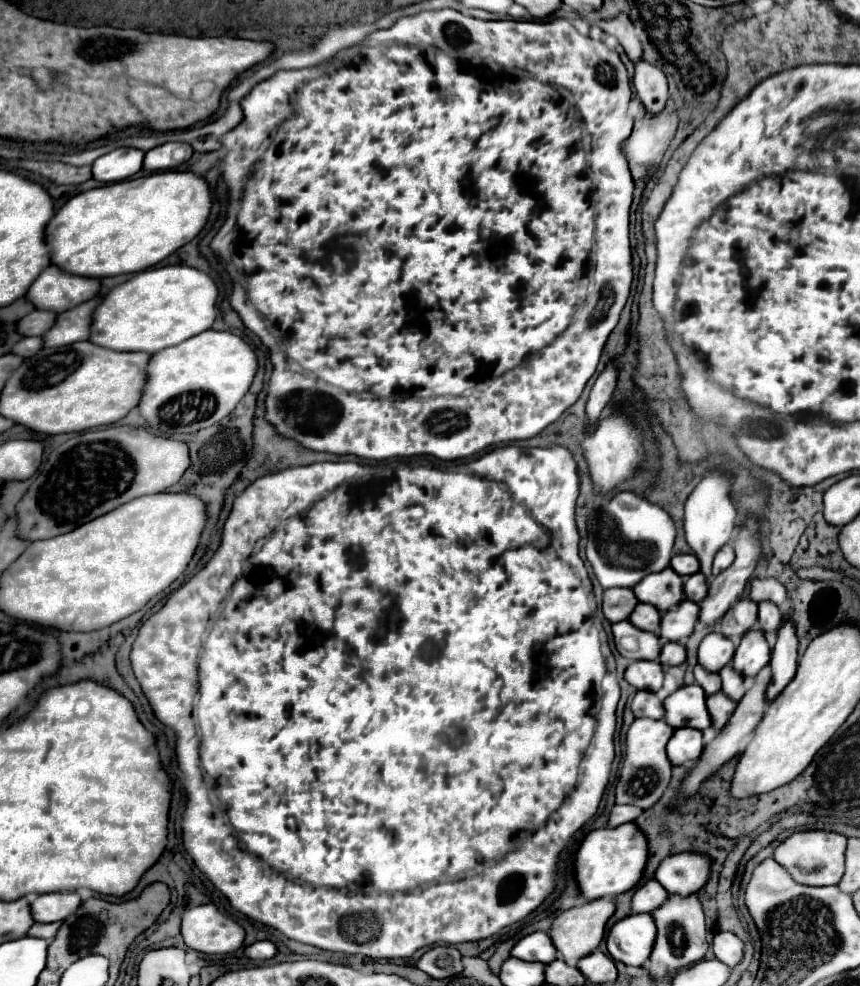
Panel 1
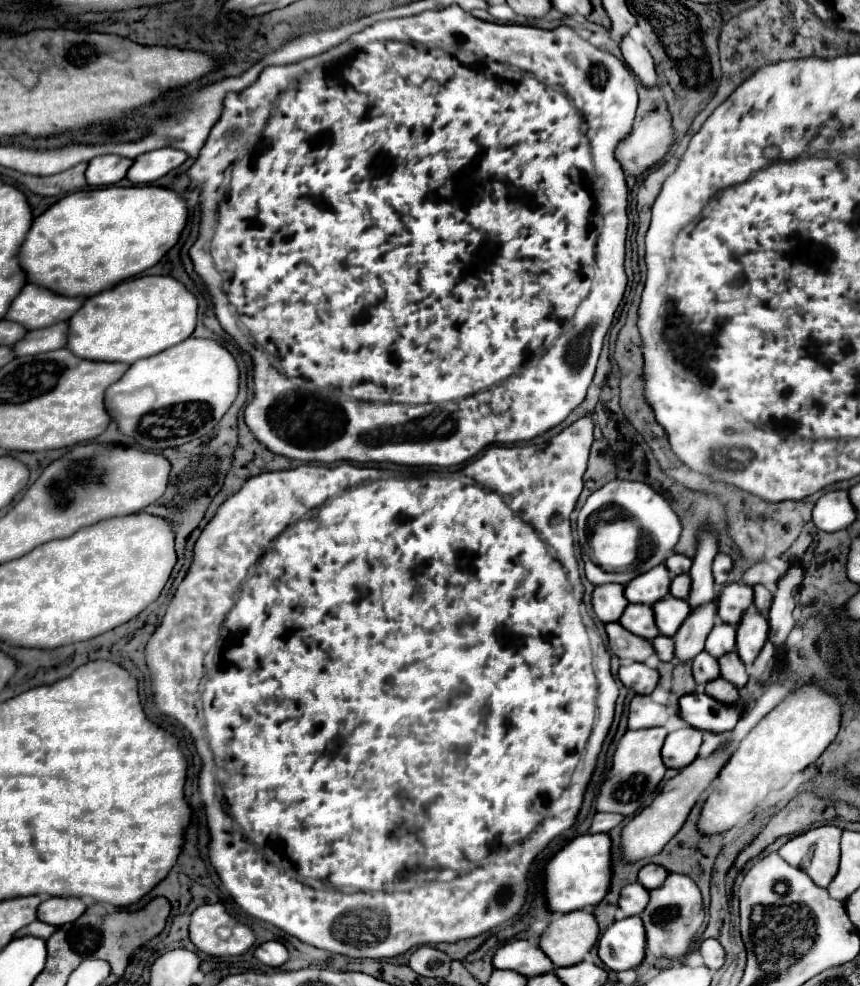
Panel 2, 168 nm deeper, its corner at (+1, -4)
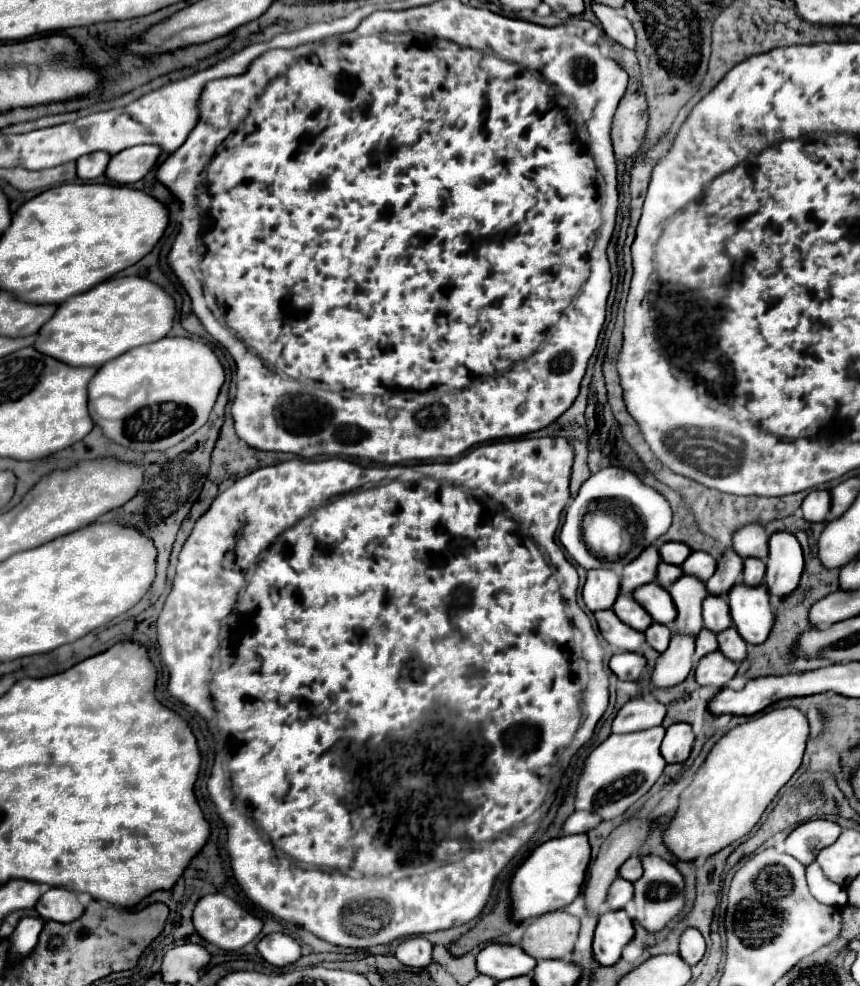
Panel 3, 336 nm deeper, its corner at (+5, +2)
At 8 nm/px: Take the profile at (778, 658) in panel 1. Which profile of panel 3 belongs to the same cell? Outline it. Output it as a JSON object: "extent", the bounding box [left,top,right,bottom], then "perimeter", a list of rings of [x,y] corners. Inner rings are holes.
{"extent":[765,532,803,598],"perimeter":[[[775,532],[769,538],[769,558],[767,558],[767,572],[765,584],[769,592],[783,598],[793,590],[799,582],[803,570],[803,552],[789,532]]]}

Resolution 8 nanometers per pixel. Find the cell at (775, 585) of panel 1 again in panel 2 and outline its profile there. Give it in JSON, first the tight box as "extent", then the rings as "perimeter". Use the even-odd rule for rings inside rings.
{"extent":[743,562,779,592],"perimeter":[[[757,562],[753,564],[745,574],[743,574],[743,582],[749,586],[755,584],[763,584],[769,592],[777,592],[777,582],[779,582],[779,572],[767,564],[767,562]]]}

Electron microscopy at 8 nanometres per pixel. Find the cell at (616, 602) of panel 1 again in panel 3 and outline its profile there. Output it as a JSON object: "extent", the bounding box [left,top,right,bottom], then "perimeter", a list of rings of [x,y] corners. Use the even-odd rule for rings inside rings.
{"extent":[583,568,619,612],"perimeter":[[[597,568],[587,572],[583,600],[591,612],[611,608],[617,596],[619,596],[619,576],[613,570]]]}

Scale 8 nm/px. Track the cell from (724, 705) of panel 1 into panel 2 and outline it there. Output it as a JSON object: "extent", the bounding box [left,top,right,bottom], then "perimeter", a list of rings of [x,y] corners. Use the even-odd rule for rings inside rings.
{"extent":[705,678,739,706],"perimeter":[[[721,678],[705,684],[705,694],[713,696],[719,704],[725,704],[725,706],[733,706],[739,700],[737,688],[733,688],[733,684],[729,684],[729,682],[721,680]]]}

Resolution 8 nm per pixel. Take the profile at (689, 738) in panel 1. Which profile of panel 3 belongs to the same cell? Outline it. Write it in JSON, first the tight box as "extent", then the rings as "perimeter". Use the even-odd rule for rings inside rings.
{"extent":[661,724,695,764],"perimeter":[[[673,724],[667,728],[667,734],[663,738],[661,744],[661,754],[663,758],[671,764],[671,762],[683,762],[689,758],[691,752],[691,744],[695,740],[695,734],[691,730],[689,724]]]}

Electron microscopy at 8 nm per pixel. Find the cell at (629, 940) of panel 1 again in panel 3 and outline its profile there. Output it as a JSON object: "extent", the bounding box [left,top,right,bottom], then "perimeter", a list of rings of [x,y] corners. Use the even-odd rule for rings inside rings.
{"extent":[593,910,633,966],"perimeter":[[[625,910],[601,914],[593,938],[595,960],[601,966],[613,966],[621,958],[621,950],[633,938],[633,934],[633,922]]]}

